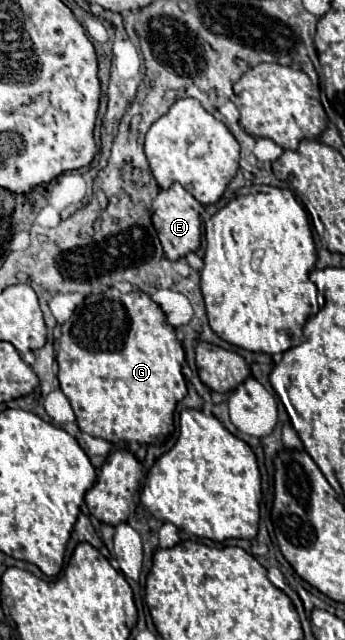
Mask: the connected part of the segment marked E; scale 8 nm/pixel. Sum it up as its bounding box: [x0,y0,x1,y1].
[153,184,201,260]

